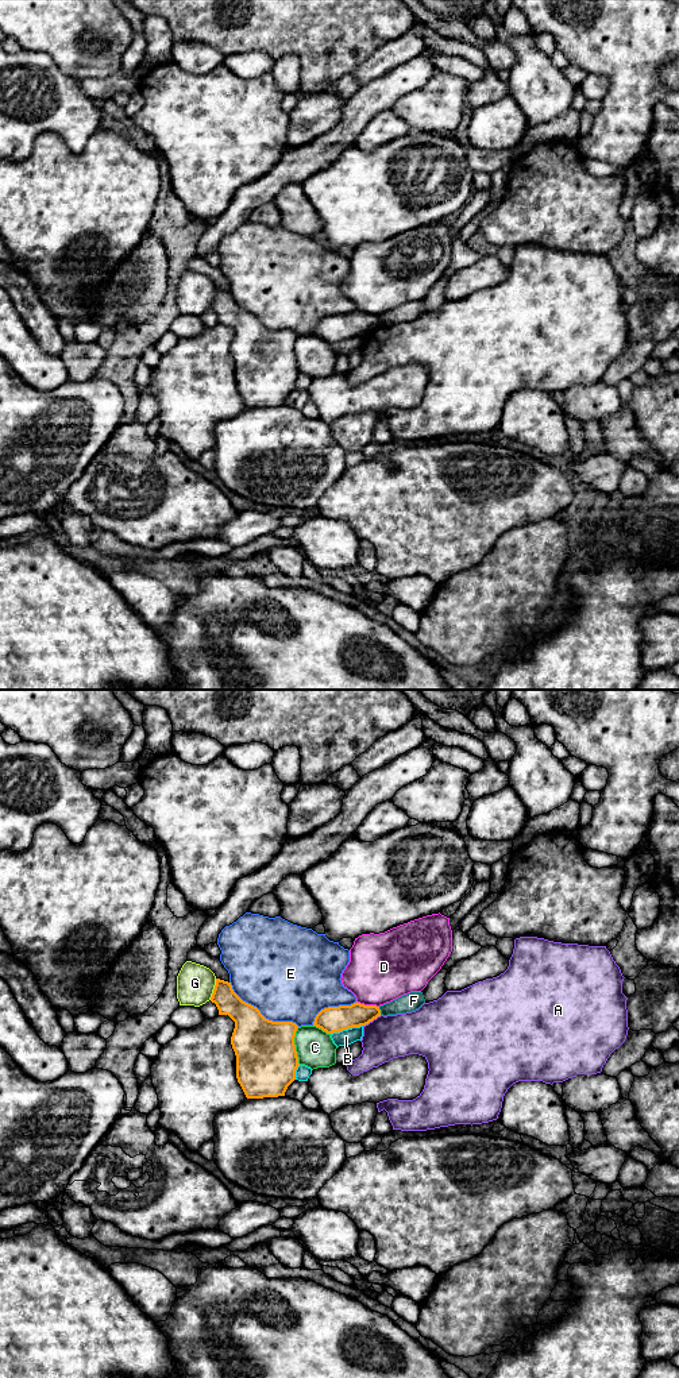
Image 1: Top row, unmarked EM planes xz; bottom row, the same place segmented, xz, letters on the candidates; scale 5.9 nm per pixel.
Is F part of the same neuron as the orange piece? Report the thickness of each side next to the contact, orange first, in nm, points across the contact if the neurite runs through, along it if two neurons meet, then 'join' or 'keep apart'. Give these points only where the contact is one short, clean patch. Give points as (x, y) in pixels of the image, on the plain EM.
150 nm thick on the orange side, 110 nm on the other; border along xz (378, 316), (381, 323); keep apart

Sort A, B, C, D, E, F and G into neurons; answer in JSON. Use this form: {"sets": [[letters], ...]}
{"sets": [["A"], ["B"], ["C"], ["D"], ["E"], ["F"], ["G"]]}

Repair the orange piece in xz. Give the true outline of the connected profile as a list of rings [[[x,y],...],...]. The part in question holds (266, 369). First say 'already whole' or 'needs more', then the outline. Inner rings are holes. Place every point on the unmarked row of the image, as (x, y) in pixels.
already whole; [[[216,287],[211,306],[219,324],[228,324],[235,331],[231,354],[236,364],[236,387],[247,408],[285,405],[288,395],[296,389],[298,366],[294,346],[298,335],[293,331],[273,331],[261,320],[243,310],[232,298],[231,292]]]

